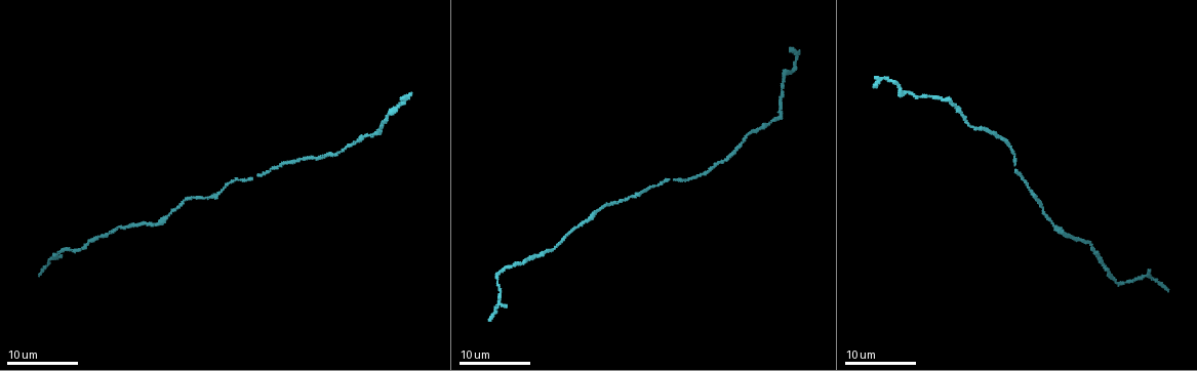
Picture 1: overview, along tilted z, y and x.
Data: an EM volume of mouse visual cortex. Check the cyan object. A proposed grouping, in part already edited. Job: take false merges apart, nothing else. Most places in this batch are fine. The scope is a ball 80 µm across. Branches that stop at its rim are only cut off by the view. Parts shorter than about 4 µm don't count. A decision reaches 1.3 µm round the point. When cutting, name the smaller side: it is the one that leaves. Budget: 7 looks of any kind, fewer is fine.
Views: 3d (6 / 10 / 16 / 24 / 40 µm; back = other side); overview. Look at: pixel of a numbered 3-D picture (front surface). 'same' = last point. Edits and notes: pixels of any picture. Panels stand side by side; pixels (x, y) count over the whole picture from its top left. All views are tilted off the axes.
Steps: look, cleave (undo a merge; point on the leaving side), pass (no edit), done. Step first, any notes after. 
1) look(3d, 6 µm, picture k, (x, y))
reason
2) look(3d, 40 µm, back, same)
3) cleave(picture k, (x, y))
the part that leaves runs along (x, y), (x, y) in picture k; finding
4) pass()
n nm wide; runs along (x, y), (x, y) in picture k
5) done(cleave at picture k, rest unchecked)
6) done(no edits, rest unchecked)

look(3d, 10 µm, picture 1, (524, 262))
sudden change in width

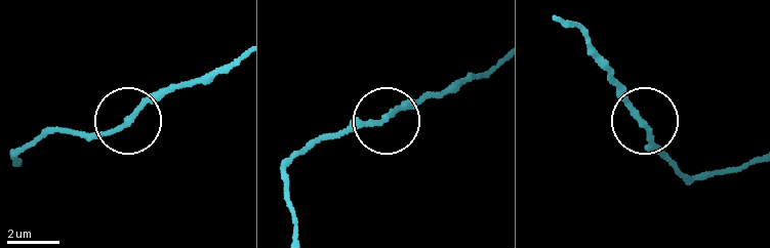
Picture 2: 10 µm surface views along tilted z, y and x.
pass()
200 nm wide; runs along (560, 26), (580, 30), (663, 159) in picture 2; one neuron here

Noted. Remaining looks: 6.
look(3d, 6 µm, picture 1, (1094, 247))

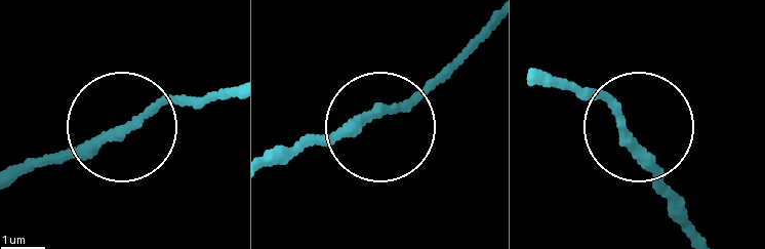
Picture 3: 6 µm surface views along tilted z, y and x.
pass()
170 nm wide; runs along (230, 98), (155, 106), (26, 167) in picture 3; continuous, no second neuron

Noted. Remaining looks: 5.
look(3d, 16 µm, picture 1, (317, 160))

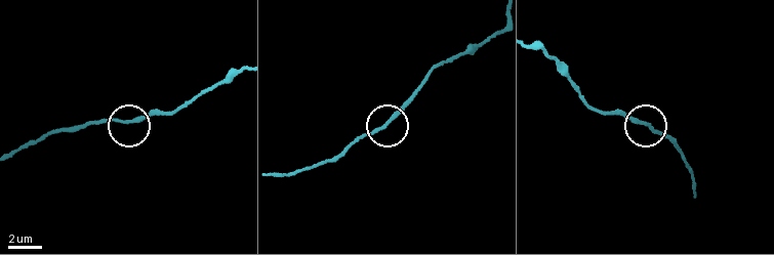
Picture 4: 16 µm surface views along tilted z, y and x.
look(3d, 6 µm, picture 4, (641, 125))

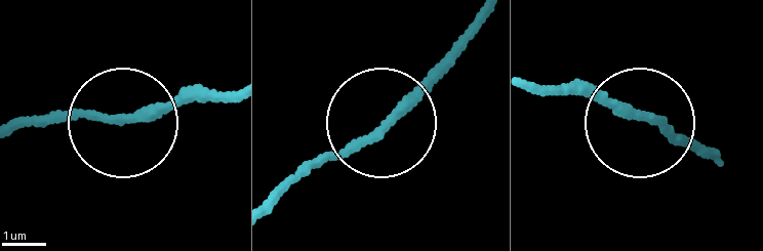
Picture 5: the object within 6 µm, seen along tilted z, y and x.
pass()
210 nm wide; runs along (11, 134), (61, 114), (134, 117), (218, 92) in picture 5; one neuron here

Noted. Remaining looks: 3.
look(3d, 10 µm, picture 1, (370, 136))
narrows sharply

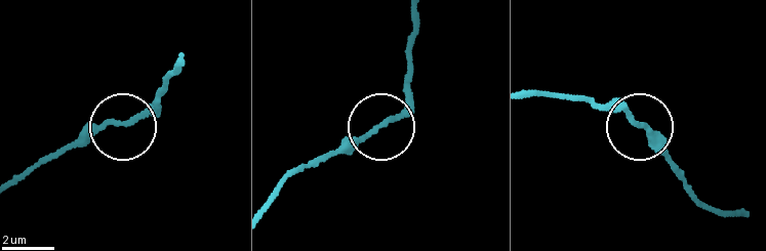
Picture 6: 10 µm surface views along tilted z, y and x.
pass()
runs along (272, 194), (295, 173), (368, 136), (404, 105), (411, 83) in picture 6; continuous, no second neuron

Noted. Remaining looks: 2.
done(no edits, rest unchecked)

